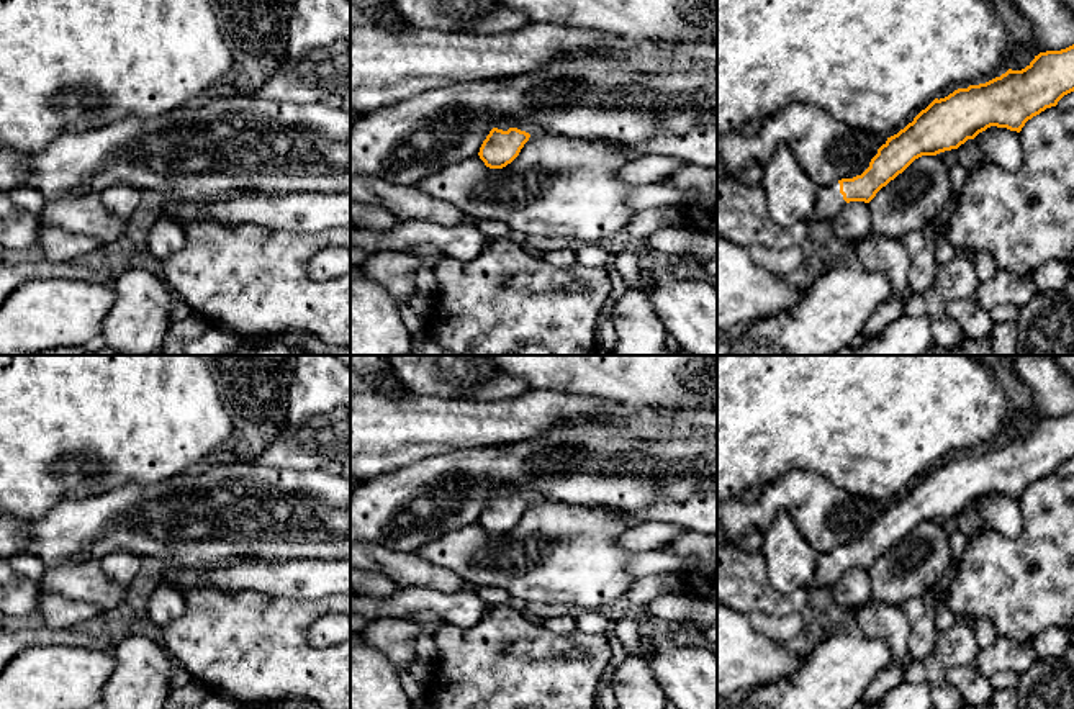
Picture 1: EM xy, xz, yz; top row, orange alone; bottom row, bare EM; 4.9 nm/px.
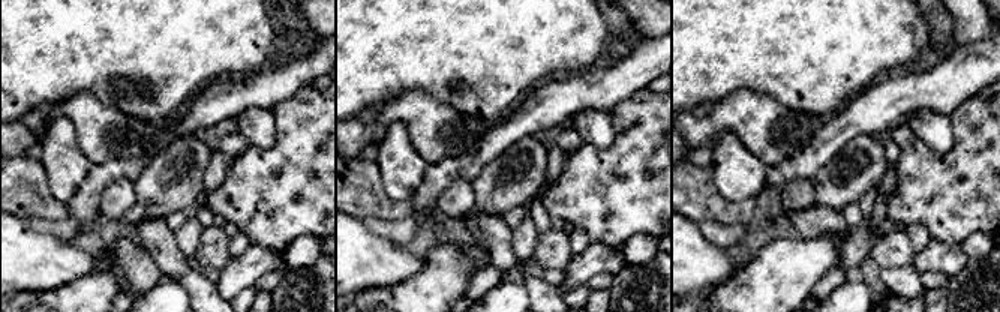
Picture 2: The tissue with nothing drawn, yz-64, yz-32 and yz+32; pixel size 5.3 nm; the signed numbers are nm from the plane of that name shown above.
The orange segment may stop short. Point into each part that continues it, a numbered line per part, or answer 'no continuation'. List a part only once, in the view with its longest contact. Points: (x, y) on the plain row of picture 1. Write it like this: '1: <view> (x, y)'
1: yz (830, 567)

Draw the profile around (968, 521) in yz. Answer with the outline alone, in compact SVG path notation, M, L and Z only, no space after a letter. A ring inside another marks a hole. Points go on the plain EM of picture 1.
M968 506L956 516L956 527L966 535L976 534L984 527L982 517L977 514L974 506Z

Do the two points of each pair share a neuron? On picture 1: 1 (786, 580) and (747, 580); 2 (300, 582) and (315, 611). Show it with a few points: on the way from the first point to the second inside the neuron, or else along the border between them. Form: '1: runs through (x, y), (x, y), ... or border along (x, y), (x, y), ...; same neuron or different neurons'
1: border along (760, 550), (767, 578), (778, 591), (803, 591); different neurons
2: border along (272, 593), (282, 598), (321, 598), (333, 595); different neurons

